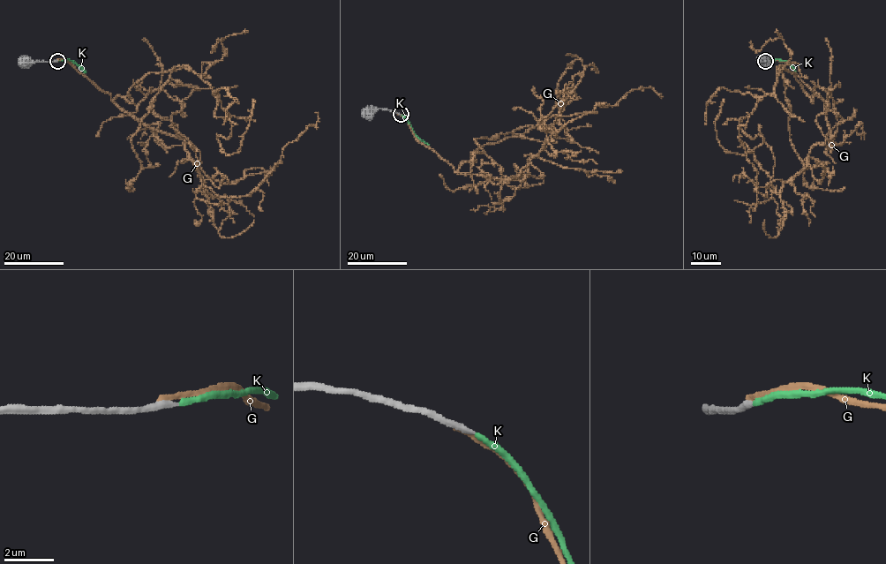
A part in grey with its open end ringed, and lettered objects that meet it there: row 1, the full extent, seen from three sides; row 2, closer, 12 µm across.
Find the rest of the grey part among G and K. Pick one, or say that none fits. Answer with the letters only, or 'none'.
K

